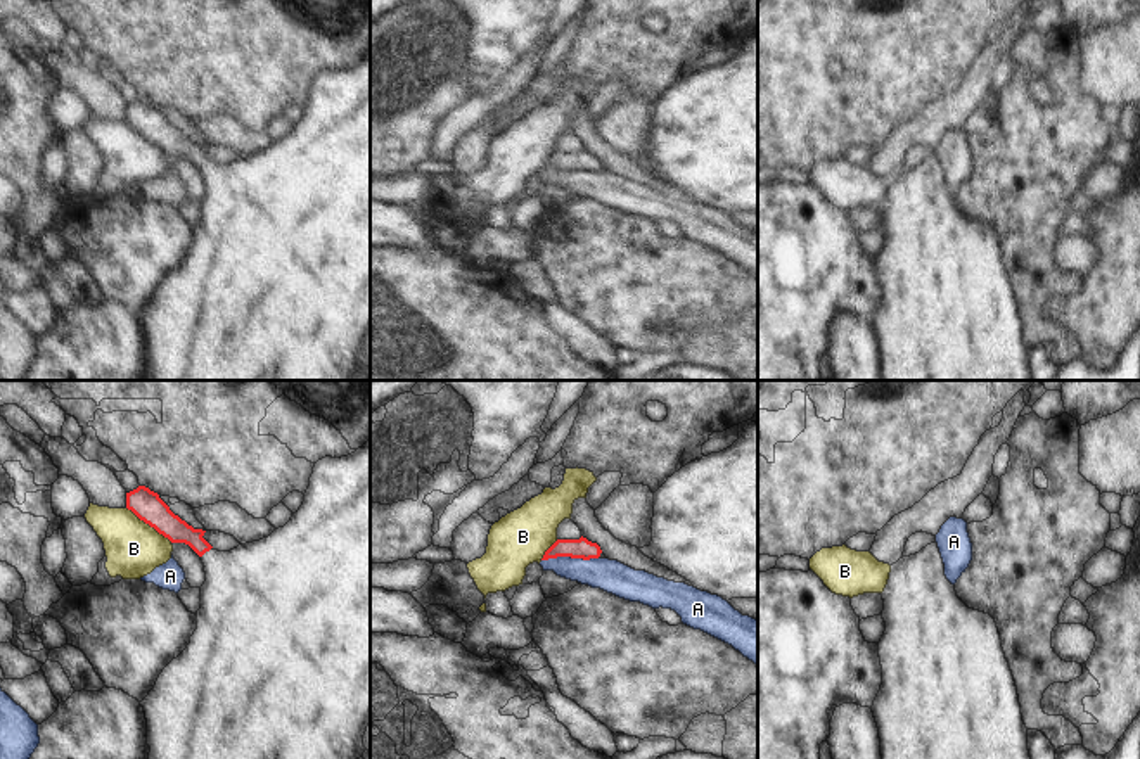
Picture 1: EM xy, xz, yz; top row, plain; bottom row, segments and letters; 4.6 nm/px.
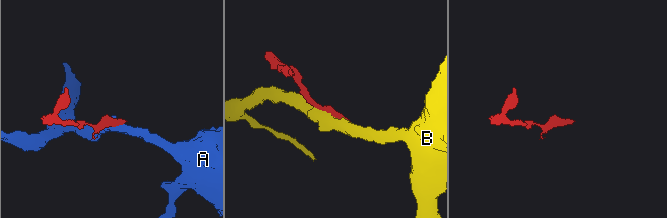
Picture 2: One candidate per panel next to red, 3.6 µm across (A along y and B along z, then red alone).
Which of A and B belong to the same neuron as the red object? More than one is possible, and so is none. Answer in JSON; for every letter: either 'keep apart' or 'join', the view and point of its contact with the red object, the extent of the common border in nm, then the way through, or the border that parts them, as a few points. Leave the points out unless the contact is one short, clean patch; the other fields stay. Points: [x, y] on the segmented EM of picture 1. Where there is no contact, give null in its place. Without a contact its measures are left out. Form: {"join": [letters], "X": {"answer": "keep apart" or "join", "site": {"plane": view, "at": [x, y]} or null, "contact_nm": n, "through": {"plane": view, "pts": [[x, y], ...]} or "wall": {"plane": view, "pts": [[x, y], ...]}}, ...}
{"join": [], "A": {"answer": "keep apart", "site": {"plane": "xz", "at": [570, 555]}, "contact_nm": 260, "wall": {"plane": "xz", "pts": [[597, 557], [549, 557], [542, 561]]}}, "B": {"answer": "keep apart", "site": {"plane": "xy", "at": [149, 524]}, "contact_nm": 280}}

